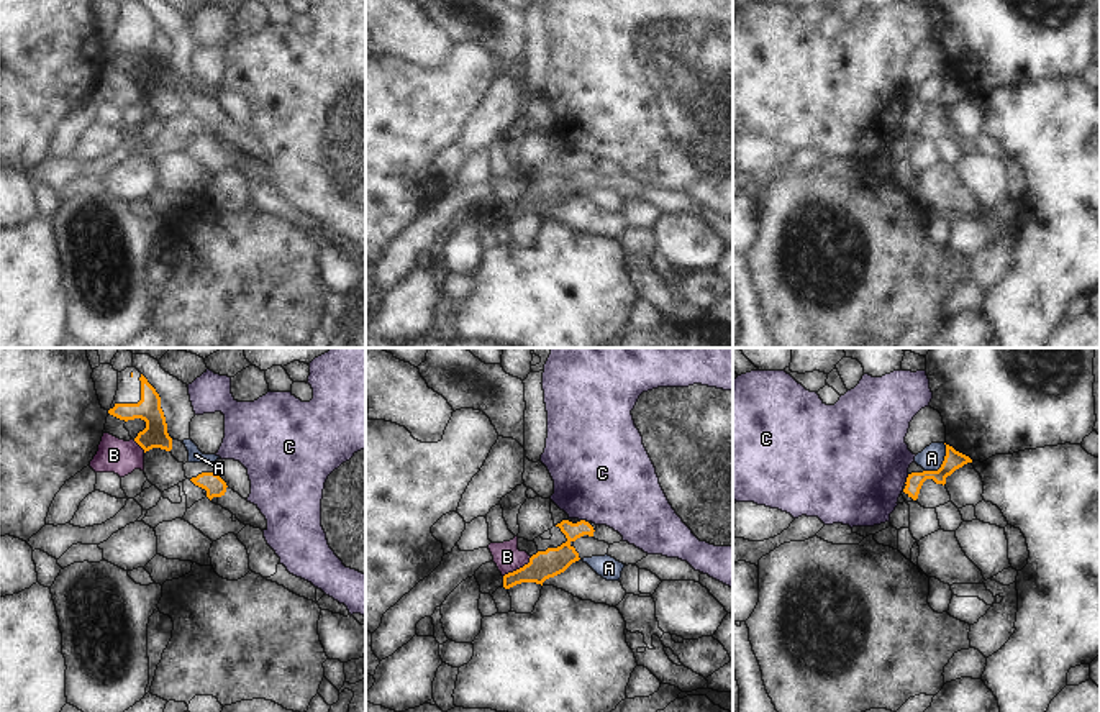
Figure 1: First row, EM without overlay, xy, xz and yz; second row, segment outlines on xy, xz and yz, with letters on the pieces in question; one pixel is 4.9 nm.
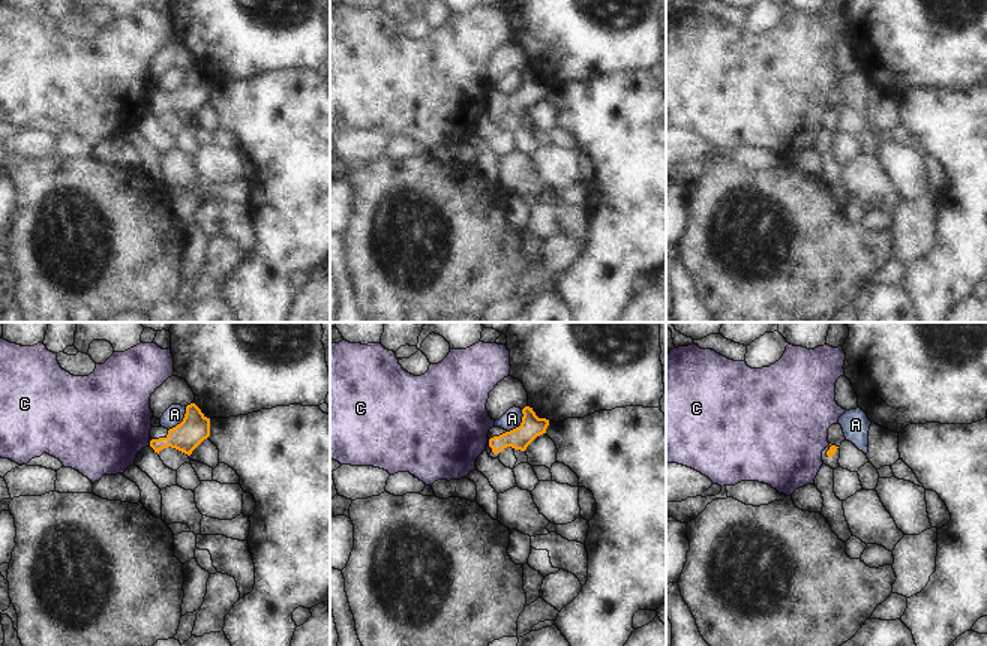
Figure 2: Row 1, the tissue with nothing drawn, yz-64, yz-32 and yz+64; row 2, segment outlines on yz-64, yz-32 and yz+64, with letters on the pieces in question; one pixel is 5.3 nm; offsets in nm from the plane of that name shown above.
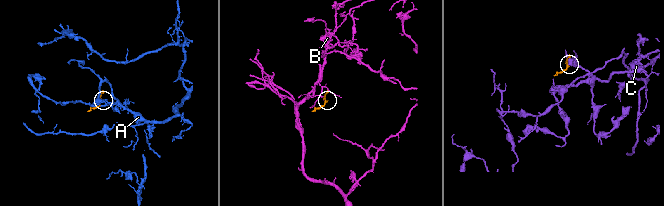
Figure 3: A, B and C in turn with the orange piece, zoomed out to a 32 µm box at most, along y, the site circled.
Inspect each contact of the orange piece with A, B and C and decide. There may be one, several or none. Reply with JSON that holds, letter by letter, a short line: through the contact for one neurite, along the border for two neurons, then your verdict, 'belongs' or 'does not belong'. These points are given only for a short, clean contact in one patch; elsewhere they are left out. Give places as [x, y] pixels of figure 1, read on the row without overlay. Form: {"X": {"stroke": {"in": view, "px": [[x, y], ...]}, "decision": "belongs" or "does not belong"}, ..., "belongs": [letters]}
{"A": {"stroke": {"in": "yz", "px": [[945, 76], [943, 95], [936, 102], [925, 104]]}, "decision": "does not belong"}, "B": {"stroke": {"in": "xz", "px": [[531, 189], [527, 196], [504, 209]]}, "decision": "does not belong"}, "C": {"stroke": {"in": "yz", "px": [[909, 107], [904, 115]]}, "decision": "does not belong"}, "belongs": []}

